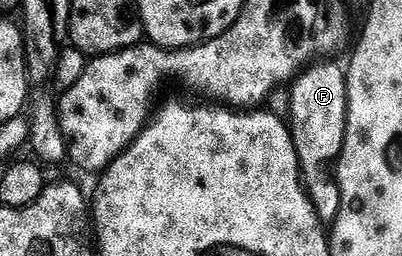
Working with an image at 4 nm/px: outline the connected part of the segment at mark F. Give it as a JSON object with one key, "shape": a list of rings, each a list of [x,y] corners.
{"shape":[[[320,59],[309,64],[307,68],[296,74],[288,89],[287,120],[290,122],[292,142],[300,160],[300,175],[304,188],[308,190],[308,198],[314,203],[314,211],[321,223],[335,221],[340,206],[340,188],[336,182],[335,167],[340,160],[340,152],[346,139],[346,119],[348,118],[348,78],[345,70],[340,69],[332,59]]]}

